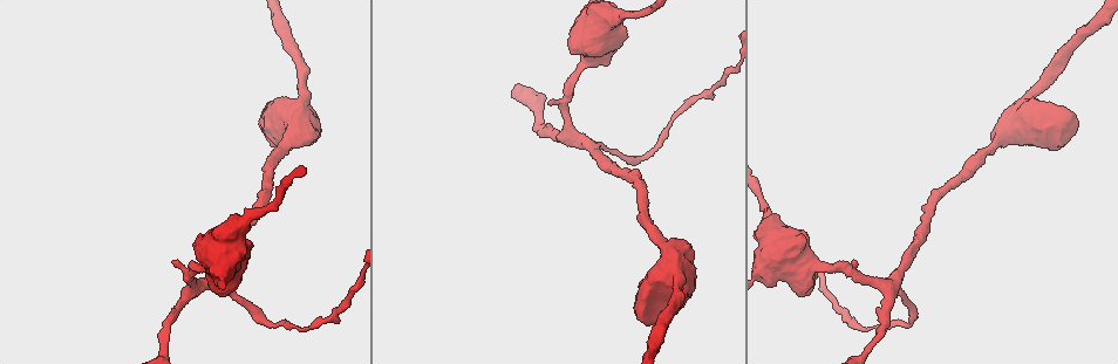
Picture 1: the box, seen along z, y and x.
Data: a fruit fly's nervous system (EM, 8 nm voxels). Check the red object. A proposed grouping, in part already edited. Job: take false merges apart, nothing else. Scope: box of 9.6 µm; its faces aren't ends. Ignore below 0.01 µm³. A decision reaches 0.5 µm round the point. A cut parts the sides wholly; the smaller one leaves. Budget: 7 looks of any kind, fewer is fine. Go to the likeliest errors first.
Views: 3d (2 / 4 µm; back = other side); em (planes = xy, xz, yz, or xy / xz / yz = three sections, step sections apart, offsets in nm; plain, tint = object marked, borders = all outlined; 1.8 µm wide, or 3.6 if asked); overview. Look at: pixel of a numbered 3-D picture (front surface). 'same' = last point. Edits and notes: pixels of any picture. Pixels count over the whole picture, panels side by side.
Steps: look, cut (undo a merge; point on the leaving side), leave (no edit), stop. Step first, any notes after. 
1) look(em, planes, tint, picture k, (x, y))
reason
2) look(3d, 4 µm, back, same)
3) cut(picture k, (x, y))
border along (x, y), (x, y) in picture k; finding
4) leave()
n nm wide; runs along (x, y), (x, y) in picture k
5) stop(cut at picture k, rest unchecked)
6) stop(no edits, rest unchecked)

look(em, 3.6 µm, planes, borders, picture 1, (614, 20))
sudden change in width

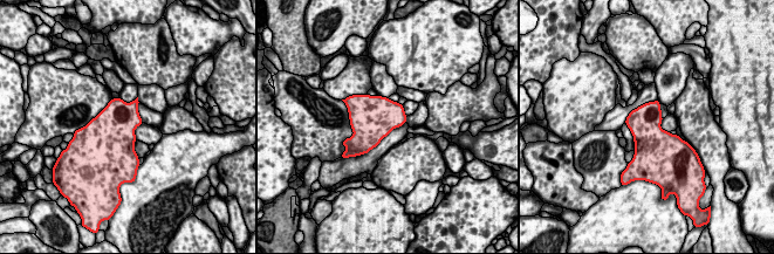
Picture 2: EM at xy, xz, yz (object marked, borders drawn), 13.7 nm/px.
leave()
440 nm wide; all the same neuron

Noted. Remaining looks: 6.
look(3d, 2 µm, picture 1, (676, 288))
calibre changes

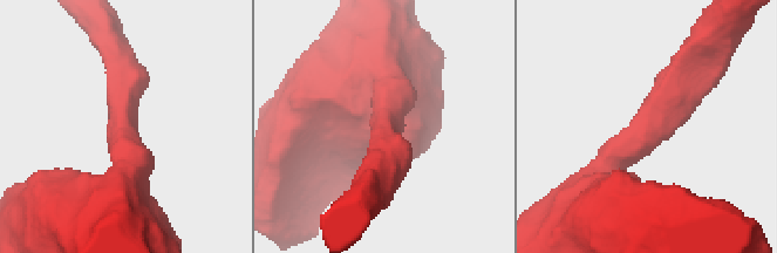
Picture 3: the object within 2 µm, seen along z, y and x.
look(em, planes, tint, picture 3, (126, 133))
arms of 240, 700 nm; need the tissue

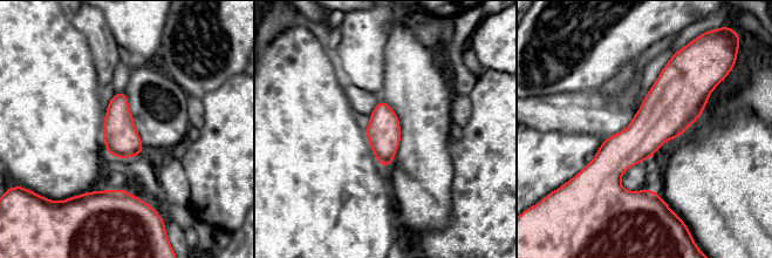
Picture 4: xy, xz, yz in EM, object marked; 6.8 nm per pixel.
leave()
240 nm wide; one neuron here

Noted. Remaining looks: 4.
look(3d, 4 µm, picture 1, (285, 149))
sudden change in width

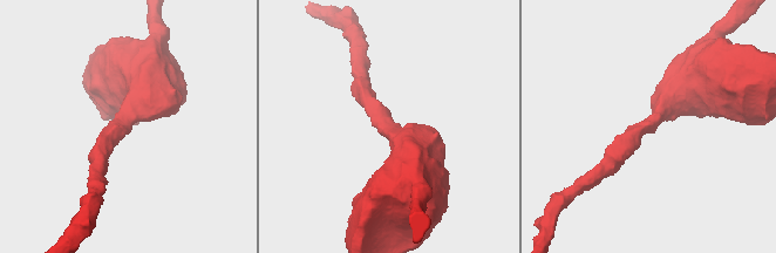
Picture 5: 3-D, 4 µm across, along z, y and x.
look(em, planes, tint, picture 5, (126, 120))
arms of 280, 650 nm; need the tissue

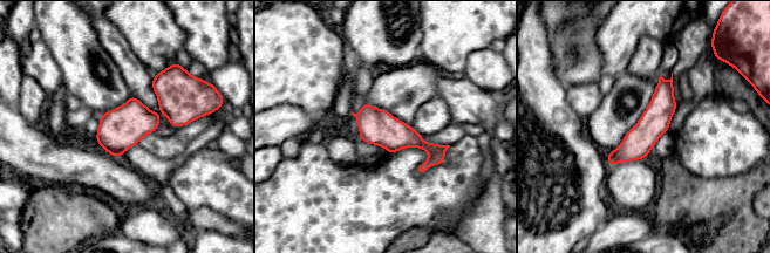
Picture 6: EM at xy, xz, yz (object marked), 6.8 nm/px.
leave()
runs along (669, 83), (656, 118), (611, 162) in picture 6; all the same neuron

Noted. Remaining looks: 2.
stop(no edits, rest unchecked)

